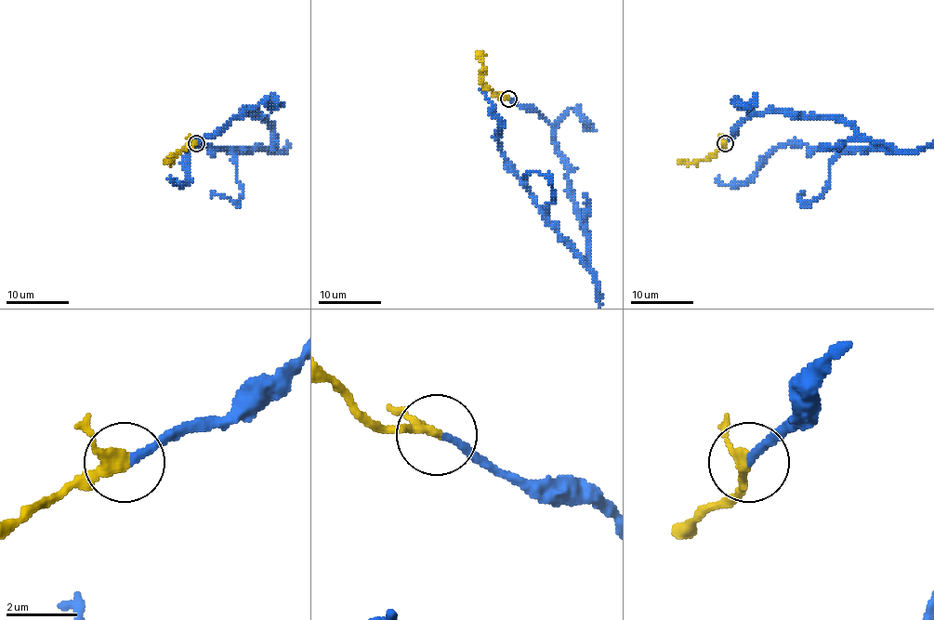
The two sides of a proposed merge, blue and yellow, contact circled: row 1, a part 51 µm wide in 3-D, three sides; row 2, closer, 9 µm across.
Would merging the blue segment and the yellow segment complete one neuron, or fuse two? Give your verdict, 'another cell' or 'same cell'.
same cell

